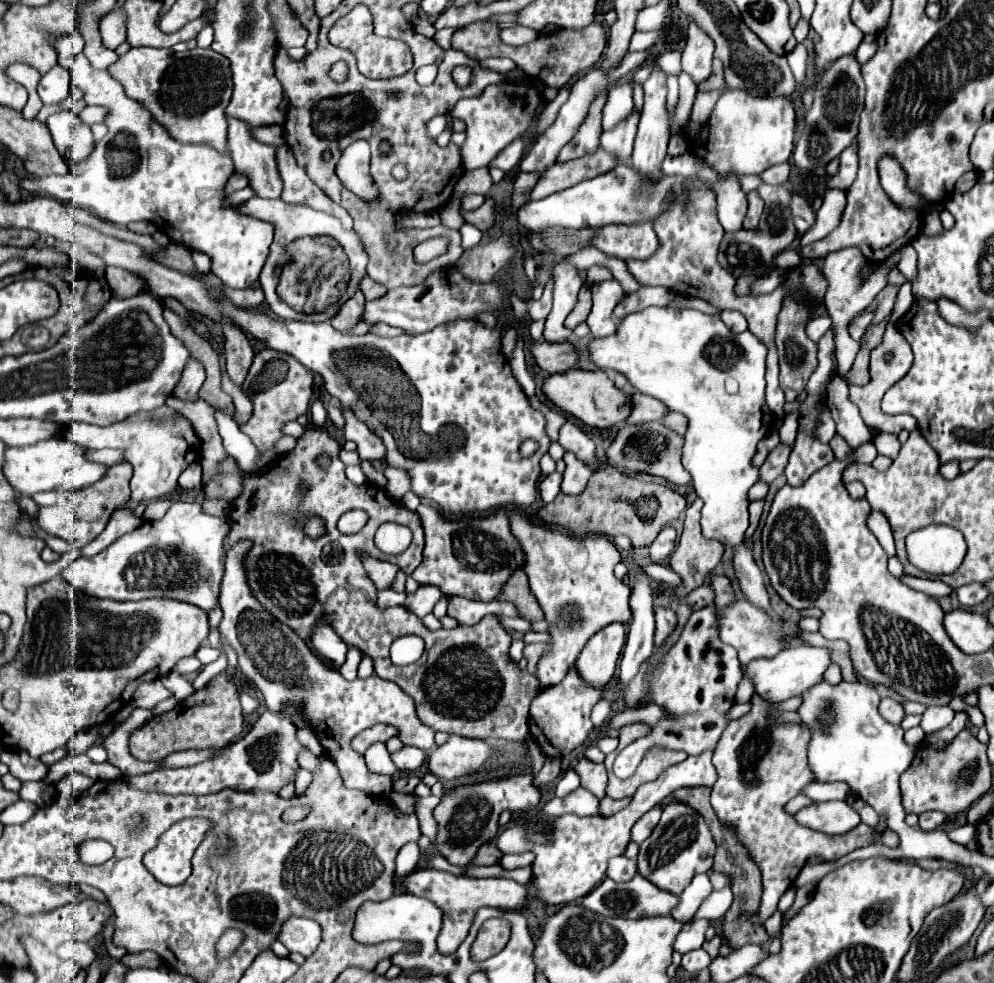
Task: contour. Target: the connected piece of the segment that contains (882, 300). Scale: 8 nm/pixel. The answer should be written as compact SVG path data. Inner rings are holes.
M887 285L877 295L877 300L879 303L877 306L877 313L875 313L875 321L873 321L873 323L883 321L883 319L890 314L895 304L898 290L899 288L895 287L894 285Z

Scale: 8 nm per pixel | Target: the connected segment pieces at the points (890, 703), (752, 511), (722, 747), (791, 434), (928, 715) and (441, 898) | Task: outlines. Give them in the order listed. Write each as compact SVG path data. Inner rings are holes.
M889 697L881 699L879 709L881 709L881 715L883 715L887 721L893 721L893 723L901 723L903 717L905 717L905 709L903 709L903 705L897 703L895 699L889 699Z
M751 501L751 505L749 505L749 529L745 531L745 539L749 539L753 535L753 531L757 529L761 511L763 511L763 501Z
M755 693L751 697L751 711L727 725L713 755L719 779L711 791L711 805L725 823L735 827L739 839L745 843L763 875L759 909L749 915L753 925L763 925L777 911L781 895L793 885L811 855L819 853L825 861L835 861L859 847L881 841L881 837L863 823L841 837L829 837L801 825L795 815L785 811L787 801L815 781L807 763L811 731L801 723L775 719L775 711L771 709L777 709L777 703L765 701ZM773 729L777 729L777 737L771 735Z
M799 409L795 411L789 411L783 419L783 425L779 429L779 435L781 435L781 443L787 443L787 445L793 445L795 437L797 437L797 419L799 419Z
M929 707L925 713L923 713L923 719L921 719L921 727L923 731L929 735L933 731L937 731L939 727L945 727L953 721L955 717L955 711L949 709L949 707Z
M433 867L417 869L403 881L405 891L425 897L433 903L437 903L441 909L445 909L443 917L443 929L439 933L439 951L441 953L455 953L455 949L465 941L475 913L481 907L497 907L497 909L525 909L529 903L529 889L513 879L473 879L473 877L455 877L451 873L437 871Z

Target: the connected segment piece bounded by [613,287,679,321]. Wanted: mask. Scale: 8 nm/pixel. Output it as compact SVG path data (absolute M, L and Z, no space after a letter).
M643 287L637 293L629 293L625 297L625 301L621 301L621 305L617 305L617 309L613 311L615 321L625 319L627 315L635 313L635 311L643 311L651 305L659 305L659 307L667 307L673 301L677 301L679 295L675 295L673 291L665 289L665 287Z

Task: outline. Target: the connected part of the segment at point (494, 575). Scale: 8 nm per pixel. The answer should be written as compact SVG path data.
M421 503L417 513L425 529L423 563L411 575L417 583L435 585L449 597L459 595L475 601L493 601L511 575L525 567L525 553L511 533L505 509L495 509L487 517L467 521L451 521L427 503Z

